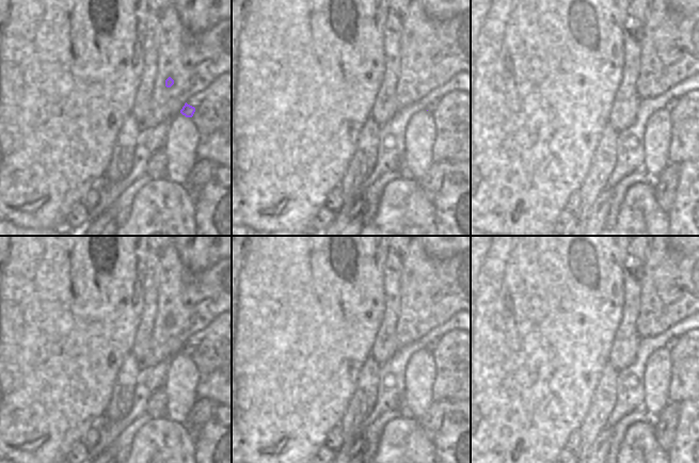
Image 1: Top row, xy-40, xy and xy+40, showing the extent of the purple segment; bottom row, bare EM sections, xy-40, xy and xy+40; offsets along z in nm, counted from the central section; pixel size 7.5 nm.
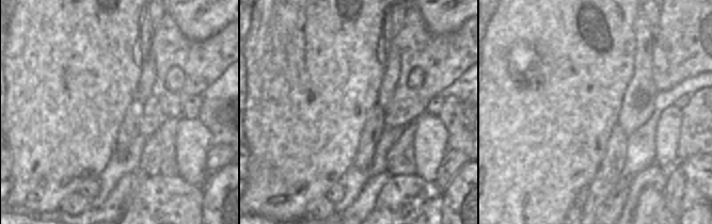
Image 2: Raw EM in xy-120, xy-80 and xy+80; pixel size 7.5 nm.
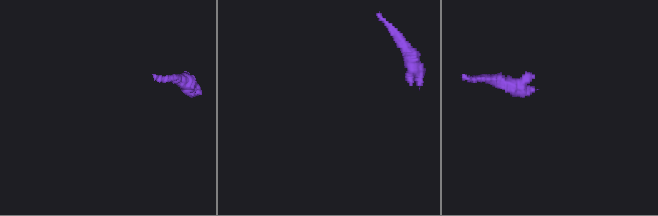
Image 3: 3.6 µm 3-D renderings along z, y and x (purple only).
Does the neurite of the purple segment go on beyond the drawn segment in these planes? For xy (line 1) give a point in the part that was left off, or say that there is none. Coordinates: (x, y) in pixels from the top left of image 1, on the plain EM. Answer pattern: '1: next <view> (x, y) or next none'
1: next none

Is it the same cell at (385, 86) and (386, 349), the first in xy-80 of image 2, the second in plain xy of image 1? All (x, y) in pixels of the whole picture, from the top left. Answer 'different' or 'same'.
same

